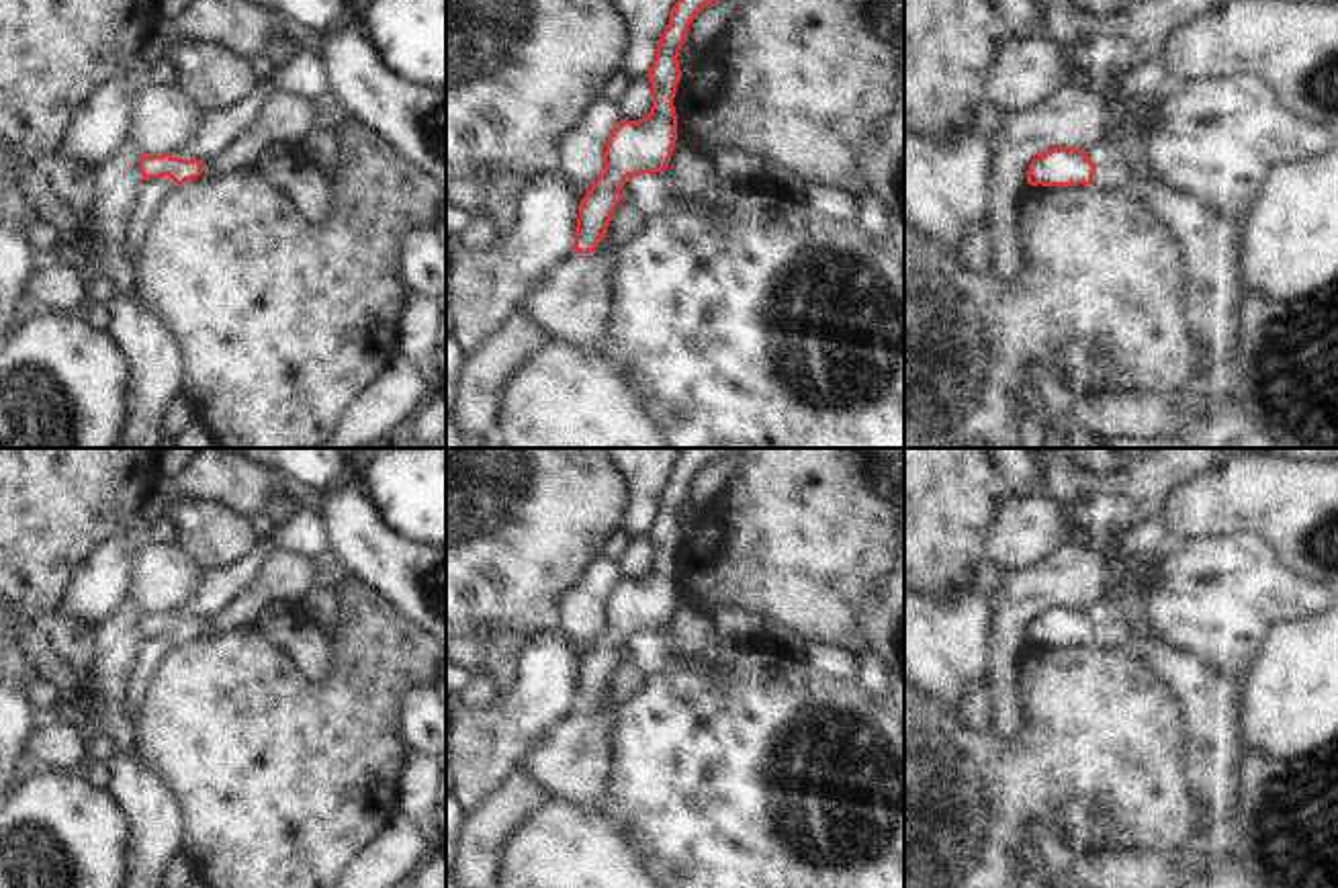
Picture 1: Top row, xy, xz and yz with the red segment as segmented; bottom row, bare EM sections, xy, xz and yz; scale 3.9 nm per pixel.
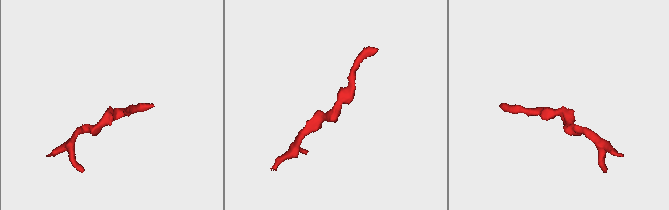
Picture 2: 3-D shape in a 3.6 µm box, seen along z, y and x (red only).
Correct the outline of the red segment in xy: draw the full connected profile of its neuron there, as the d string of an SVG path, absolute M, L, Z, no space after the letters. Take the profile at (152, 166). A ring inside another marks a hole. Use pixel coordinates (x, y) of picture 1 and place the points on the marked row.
M170 153L164 156L145 156L139 160L139 170L145 180L170 176L176 184L198 178L203 162L198 160L180 160Z

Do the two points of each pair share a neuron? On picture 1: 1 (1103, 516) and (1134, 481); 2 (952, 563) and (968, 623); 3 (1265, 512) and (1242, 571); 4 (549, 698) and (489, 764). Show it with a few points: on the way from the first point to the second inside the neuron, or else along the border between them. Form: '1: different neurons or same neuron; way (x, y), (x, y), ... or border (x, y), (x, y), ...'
1: same neuron; way (1111, 508), (1130, 490)
2: different neurons; border (925, 592), (938, 596)
3: different neurons; border (1210, 535), (1259, 533), (1289, 567)
4: same neuron; way (532, 715), (500, 747)

